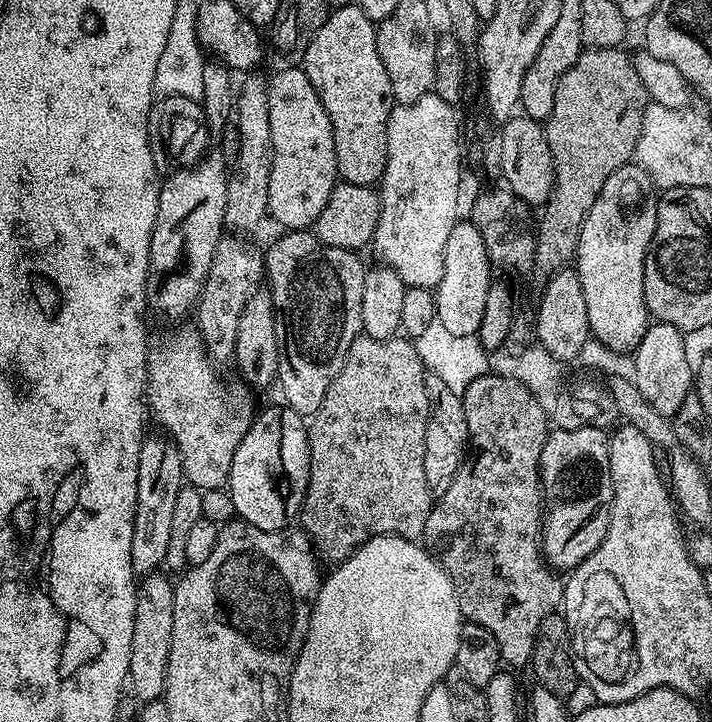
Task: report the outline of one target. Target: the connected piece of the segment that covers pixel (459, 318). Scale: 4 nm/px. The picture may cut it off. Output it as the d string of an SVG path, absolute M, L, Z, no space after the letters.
M458 222L446 238L442 282L434 289L436 317L452 336L475 336L482 326L482 309L486 307L486 290L494 283L494 265L488 258L486 242L471 222Z

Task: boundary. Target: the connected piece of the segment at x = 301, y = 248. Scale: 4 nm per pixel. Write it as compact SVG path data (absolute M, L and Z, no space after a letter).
M288 230L273 242L264 252L266 288L272 293L272 313L278 342L278 389L284 395L283 403L294 409L298 415L315 416L330 382L342 370L346 350L350 342L361 335L362 329L362 282L366 264L359 260L357 253L350 248L326 246L308 230Z

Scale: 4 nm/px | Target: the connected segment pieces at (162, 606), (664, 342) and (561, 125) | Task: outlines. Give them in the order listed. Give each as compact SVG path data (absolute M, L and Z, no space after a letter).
M163 571L149 572L139 581L134 610L134 638L130 642L130 666L127 683L137 701L147 702L163 697L166 666L170 658L170 638L174 630L174 584Z
M649 323L642 342L638 342L631 357L632 368L636 371L634 379L638 390L642 390L642 398L646 398L646 402L650 402L658 414L669 418L675 417L694 388L694 371L686 362L684 335L680 329L669 324Z
M589 48L562 74L554 90L554 106L542 131L550 146L554 187L534 224L536 249L531 275L547 282L559 268L573 263L582 222L606 178L633 159L646 93L634 70L632 56L619 48Z

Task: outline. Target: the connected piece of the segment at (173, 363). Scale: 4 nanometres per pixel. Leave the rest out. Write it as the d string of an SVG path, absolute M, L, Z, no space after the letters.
M195 327L180 328L161 344L153 343L148 354L148 387L146 408L161 424L163 431L176 444L176 449L184 467L184 479L191 487L201 490L223 489L228 482L230 466L234 462L234 450L246 438L258 408L252 405L253 393L243 383L235 382L224 388L216 377L213 361L204 351L204 341Z

